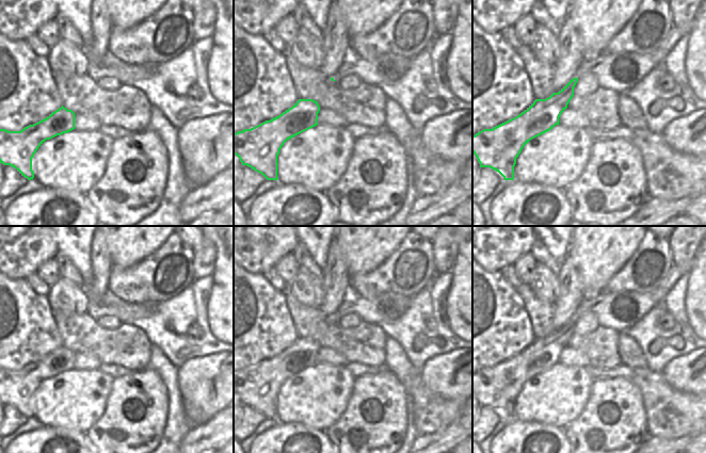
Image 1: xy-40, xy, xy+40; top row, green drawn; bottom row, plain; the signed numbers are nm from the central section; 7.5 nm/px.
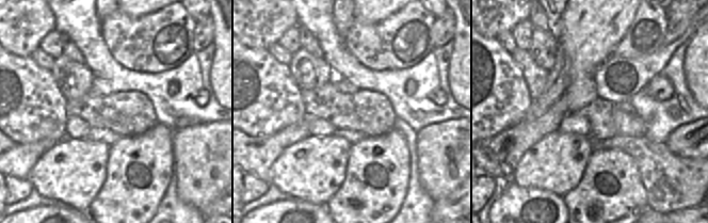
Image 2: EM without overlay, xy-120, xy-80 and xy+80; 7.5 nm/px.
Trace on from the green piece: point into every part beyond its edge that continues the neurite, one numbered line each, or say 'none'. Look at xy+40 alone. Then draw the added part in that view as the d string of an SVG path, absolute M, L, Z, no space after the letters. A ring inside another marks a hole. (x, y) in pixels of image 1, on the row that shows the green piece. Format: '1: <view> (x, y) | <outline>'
1: xy+40 (620, 73) | M693 22L684 27L672 26L668 36L649 53L620 52L600 54L581 62L574 78L578 80L585 74L594 74L599 86L625 95L636 86L651 70L662 63L676 43L693 28Z

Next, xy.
1: xy (386, 68) | M381 54L370 61L349 55L332 77L337 84L344 76L357 76L360 82L372 86L391 84L407 70L411 59L396 54Z

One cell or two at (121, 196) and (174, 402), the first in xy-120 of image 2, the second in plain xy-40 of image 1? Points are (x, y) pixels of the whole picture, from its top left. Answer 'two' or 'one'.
two

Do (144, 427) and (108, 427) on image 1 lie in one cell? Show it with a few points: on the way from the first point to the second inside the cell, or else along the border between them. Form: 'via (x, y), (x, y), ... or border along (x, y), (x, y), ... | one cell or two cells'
via (135, 427), (116, 427) | one cell

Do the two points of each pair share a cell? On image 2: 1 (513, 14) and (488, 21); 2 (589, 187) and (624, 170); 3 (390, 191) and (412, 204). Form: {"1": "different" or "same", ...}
{"1": "same", "2": "same", "3": "different"}

